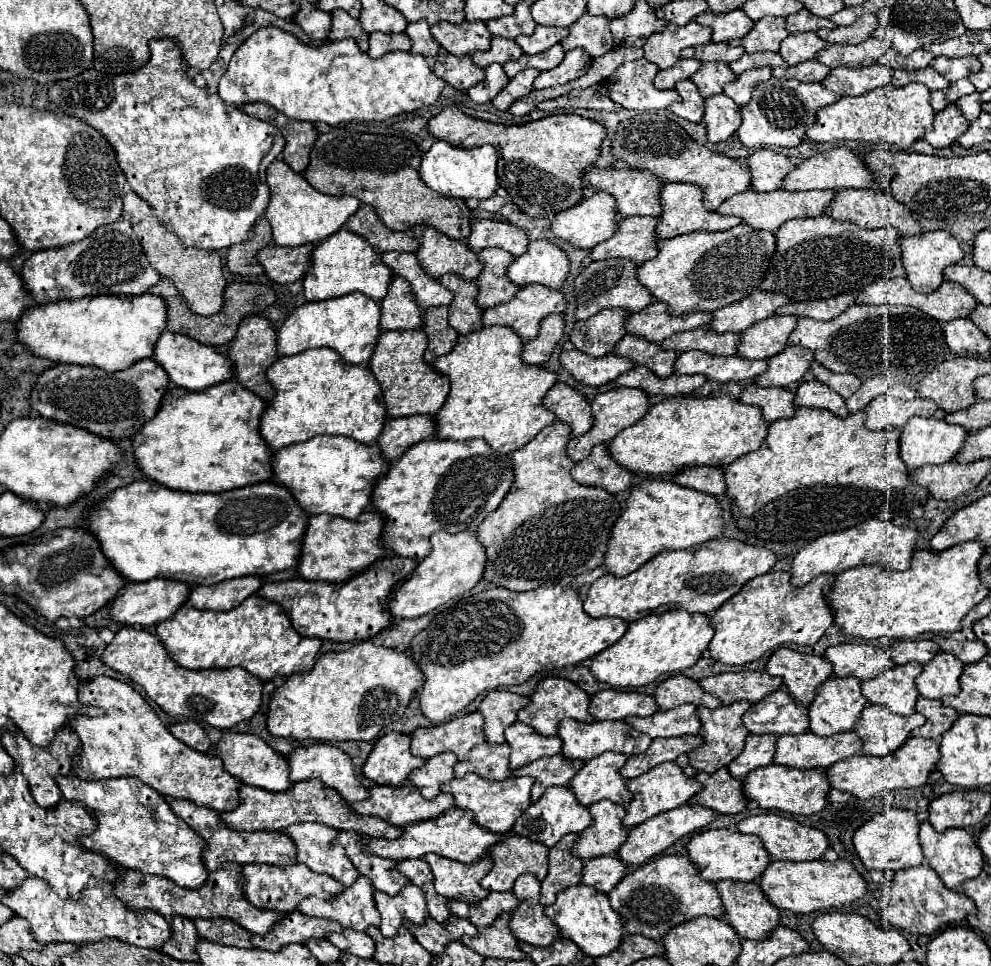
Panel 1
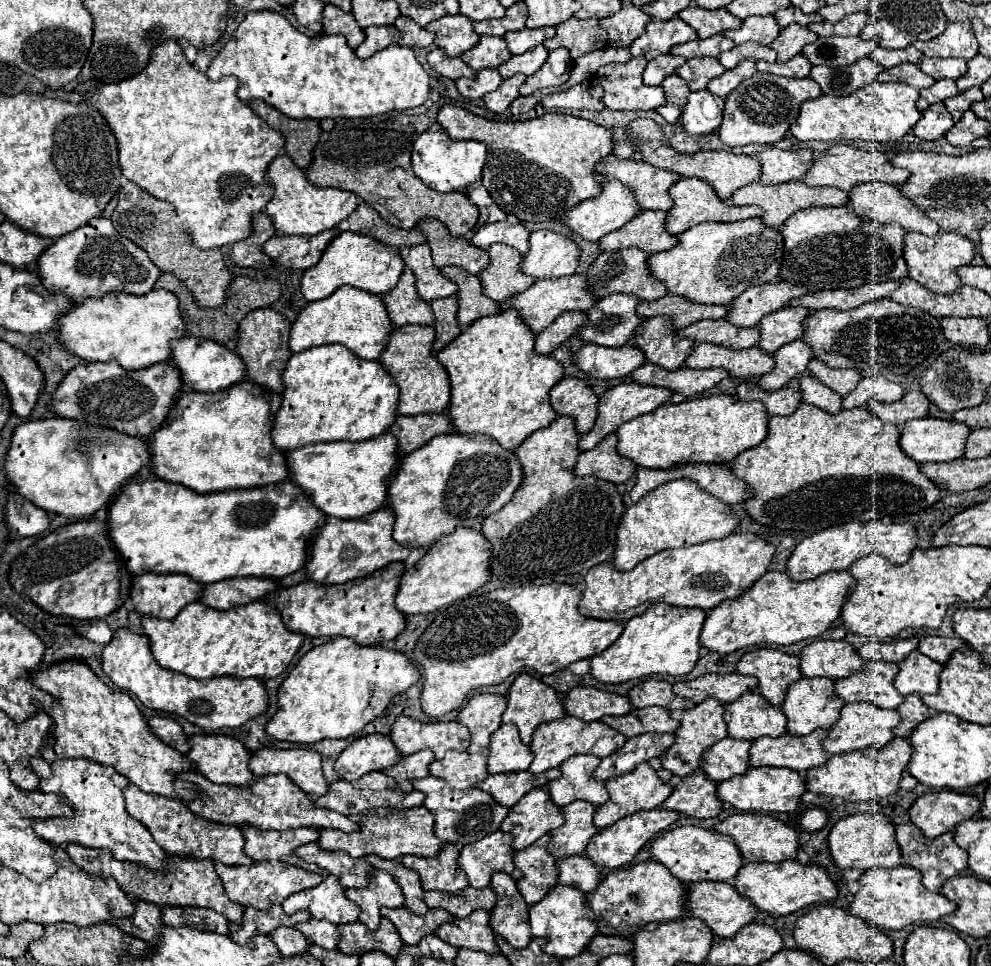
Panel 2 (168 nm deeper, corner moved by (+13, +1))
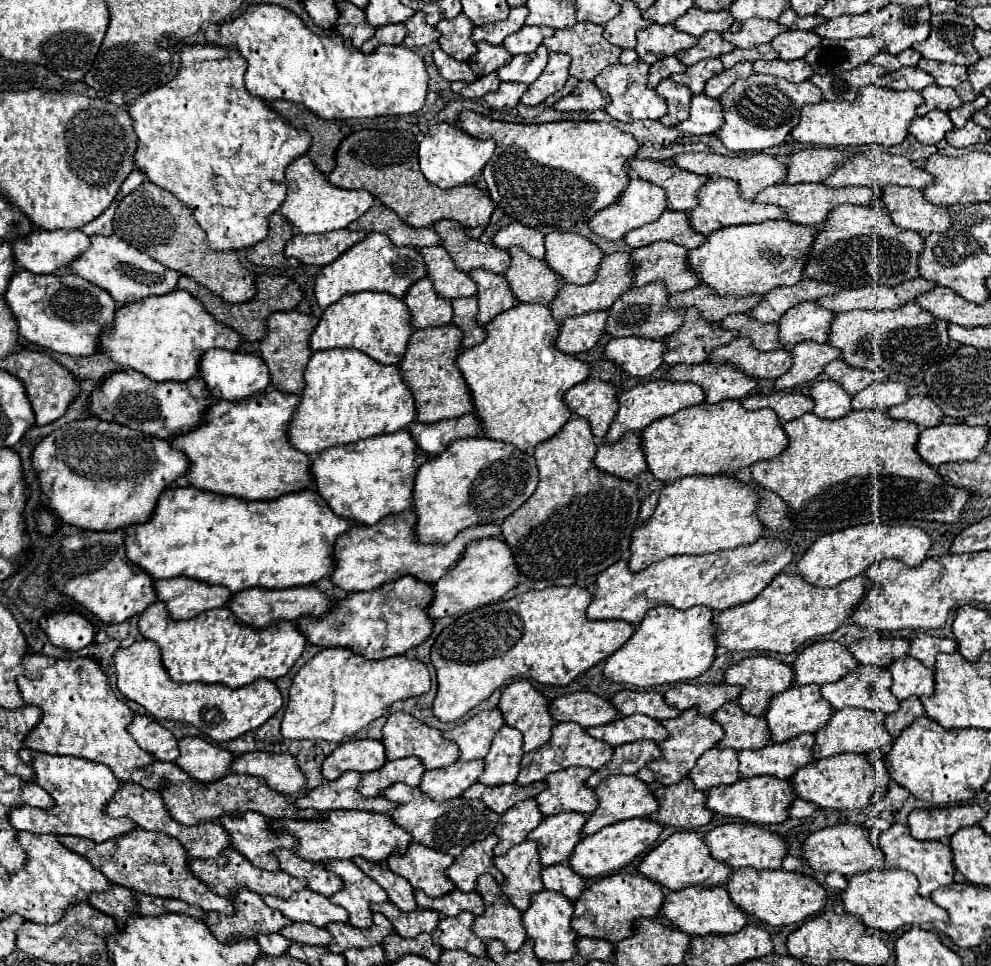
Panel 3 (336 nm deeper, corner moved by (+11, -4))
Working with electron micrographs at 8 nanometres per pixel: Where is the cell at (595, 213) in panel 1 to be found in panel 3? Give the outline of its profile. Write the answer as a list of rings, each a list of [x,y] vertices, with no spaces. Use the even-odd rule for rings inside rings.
[[[633,177],[633,179],[629,181],[627,189],[619,195],[619,199],[617,199],[611,207],[605,207],[605,209],[597,211],[597,213],[589,219],[589,227],[591,227],[591,231],[593,231],[595,235],[605,237],[605,239],[609,239],[609,241],[617,241],[617,239],[621,239],[627,231],[655,221],[665,209],[667,209],[667,207],[665,207],[665,193],[663,193],[663,189],[659,189],[657,185],[651,185],[651,183],[647,183],[647,181],[639,181],[637,177]]]

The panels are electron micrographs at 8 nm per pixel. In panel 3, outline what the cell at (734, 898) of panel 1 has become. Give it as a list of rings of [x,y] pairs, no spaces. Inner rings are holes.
[[[687,887],[673,891],[665,897],[661,915],[665,915],[675,927],[689,935],[733,935],[747,925],[747,913],[737,907],[725,887]]]

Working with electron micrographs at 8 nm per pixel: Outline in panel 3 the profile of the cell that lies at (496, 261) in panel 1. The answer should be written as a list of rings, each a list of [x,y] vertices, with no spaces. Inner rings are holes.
[[[519,247],[509,249],[511,265],[503,273],[519,303],[543,303],[547,305],[559,289],[559,279],[555,273],[545,269],[543,261],[529,257]]]

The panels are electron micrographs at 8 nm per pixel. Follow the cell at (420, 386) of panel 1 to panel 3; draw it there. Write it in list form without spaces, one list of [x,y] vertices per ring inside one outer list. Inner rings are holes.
[[[451,323],[445,327],[427,327],[413,331],[407,351],[399,363],[399,371],[407,387],[415,397],[417,421],[421,423],[437,423],[443,419],[455,419],[473,411],[471,393],[459,369],[455,367],[455,357],[459,353],[461,333]]]

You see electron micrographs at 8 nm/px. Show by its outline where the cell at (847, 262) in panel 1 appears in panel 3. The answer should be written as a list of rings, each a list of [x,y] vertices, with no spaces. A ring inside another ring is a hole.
[[[839,205],[819,227],[803,277],[825,281],[837,289],[857,289],[867,285],[901,285],[903,281],[919,277],[917,257],[921,249],[921,235],[895,227],[883,207],[869,205]]]

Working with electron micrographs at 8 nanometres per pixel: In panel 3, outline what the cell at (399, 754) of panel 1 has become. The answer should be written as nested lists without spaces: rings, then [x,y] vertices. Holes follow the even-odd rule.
[[[375,739],[347,741],[323,761],[323,777],[327,781],[335,781],[349,769],[359,773],[377,771],[385,765],[385,761],[387,757],[381,741]]]

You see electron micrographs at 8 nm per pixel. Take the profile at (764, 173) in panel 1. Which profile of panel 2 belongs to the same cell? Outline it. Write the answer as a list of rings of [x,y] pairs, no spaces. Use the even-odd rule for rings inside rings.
[[[767,148],[761,152],[761,184],[781,184],[789,180],[801,180],[813,166],[813,150],[777,150]]]

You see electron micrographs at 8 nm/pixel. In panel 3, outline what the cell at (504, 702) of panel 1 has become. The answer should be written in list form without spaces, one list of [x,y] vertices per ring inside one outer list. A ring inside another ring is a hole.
[[[489,709],[489,711],[479,711],[477,715],[469,717],[455,729],[445,731],[443,737],[457,741],[461,749],[459,761],[473,761],[473,759],[485,757],[485,753],[491,747],[491,739],[503,725],[505,725],[505,719],[501,711]]]

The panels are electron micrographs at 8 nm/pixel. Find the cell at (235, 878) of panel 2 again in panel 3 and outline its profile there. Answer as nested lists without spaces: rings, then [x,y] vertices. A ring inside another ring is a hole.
[[[235,849],[231,853],[227,853],[227,859],[229,859],[227,867],[217,867],[215,861],[207,861],[207,859],[191,859],[191,867],[195,869],[195,873],[199,873],[199,877],[203,877],[203,881],[207,881],[207,885],[211,885],[211,889],[215,889],[215,893],[219,893],[227,899],[233,899],[239,893],[239,889],[243,889],[243,887],[255,891],[257,895],[273,895],[273,897],[279,897],[279,899],[289,899],[289,897],[293,897],[293,893],[299,893],[301,889],[307,887],[305,879],[291,877],[283,871],[269,873],[269,871],[263,871],[263,869],[255,867],[251,861],[247,861]]]

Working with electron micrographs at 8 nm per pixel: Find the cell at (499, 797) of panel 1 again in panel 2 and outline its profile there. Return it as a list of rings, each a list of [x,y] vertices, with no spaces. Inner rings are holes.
[[[419,778],[411,782],[415,790],[425,794],[423,806],[433,812],[435,816],[435,832],[439,836],[439,840],[447,842],[447,844],[473,844],[477,840],[481,840],[483,836],[487,836],[489,832],[497,832],[501,822],[505,820],[509,808],[497,804],[487,792],[479,790],[479,788],[469,788],[469,790],[451,790],[441,778]]]

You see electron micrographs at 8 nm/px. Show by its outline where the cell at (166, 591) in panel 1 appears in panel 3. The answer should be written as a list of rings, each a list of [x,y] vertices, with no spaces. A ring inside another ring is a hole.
[[[189,577],[155,581],[157,601],[161,601],[173,619],[191,619],[203,611],[223,607],[231,597],[227,587],[207,585]]]

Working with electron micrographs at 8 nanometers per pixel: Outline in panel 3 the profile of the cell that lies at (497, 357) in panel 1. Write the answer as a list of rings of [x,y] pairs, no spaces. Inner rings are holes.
[[[519,303],[485,325],[487,337],[483,343],[457,355],[455,365],[467,379],[473,395],[473,413],[485,437],[511,443],[519,451],[531,451],[569,421],[571,411],[563,403],[563,395],[587,379],[589,367],[557,351],[553,345],[557,329],[559,325],[545,305]]]

